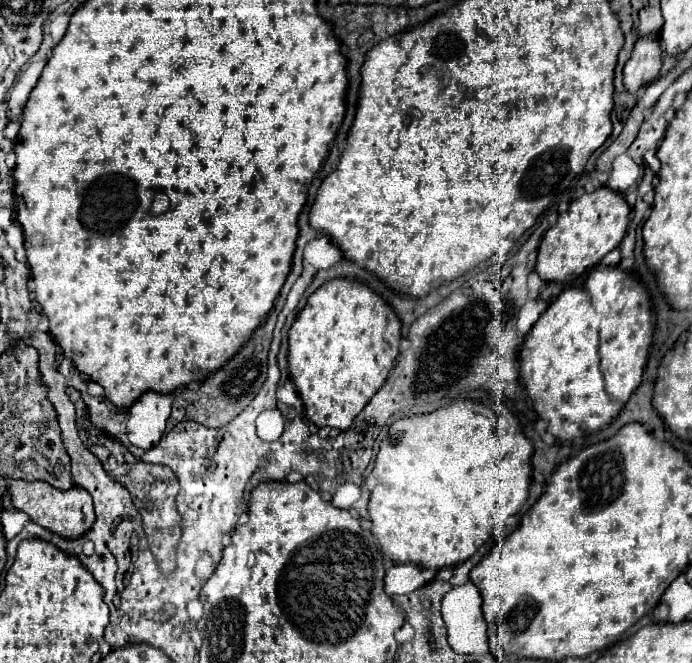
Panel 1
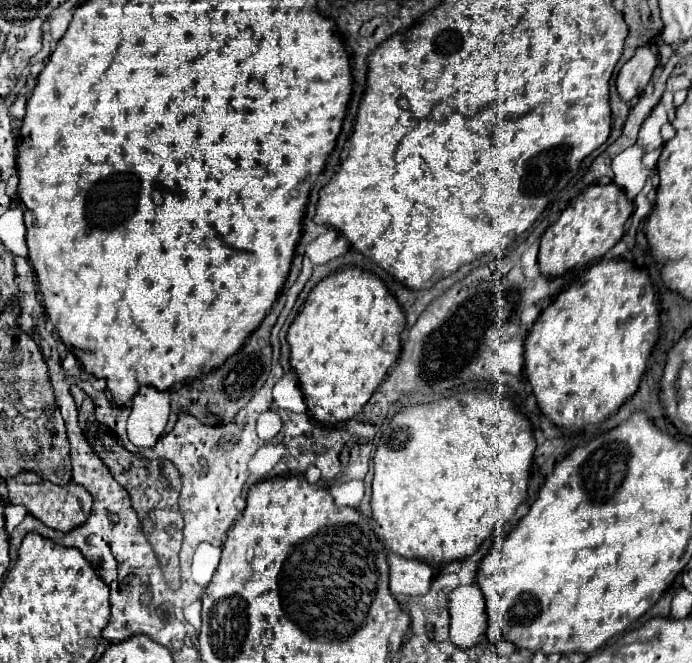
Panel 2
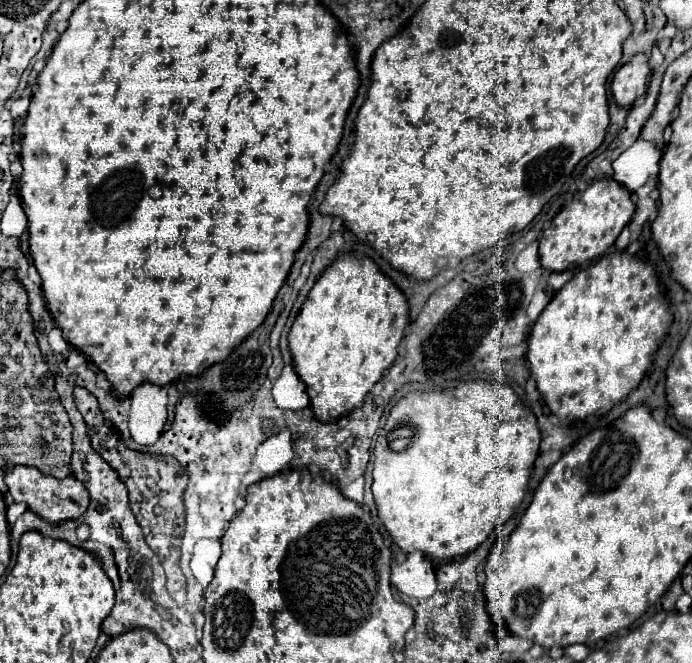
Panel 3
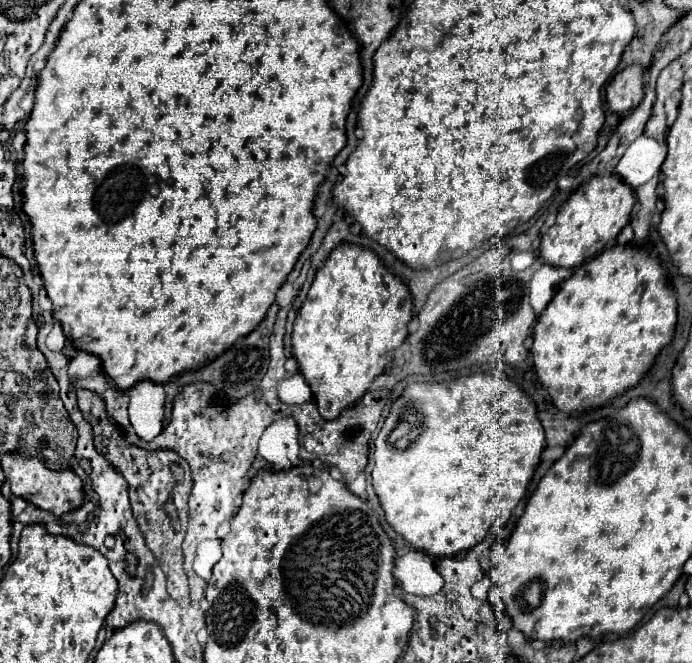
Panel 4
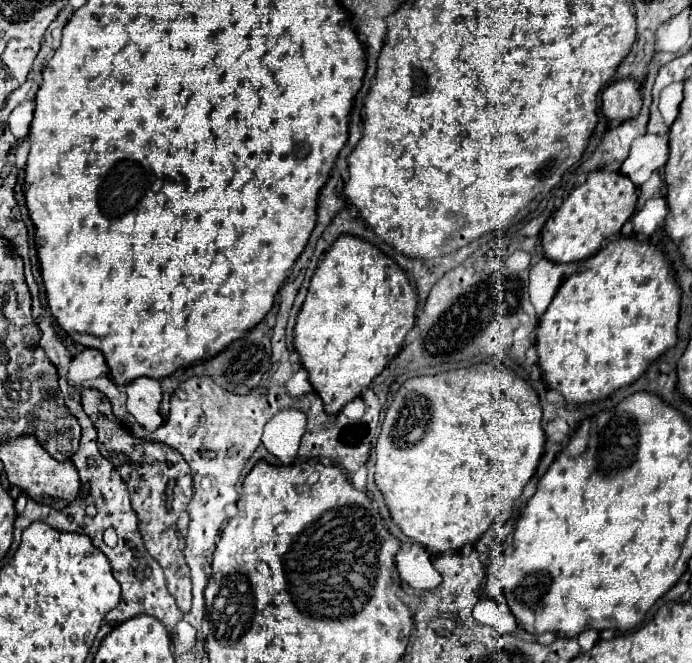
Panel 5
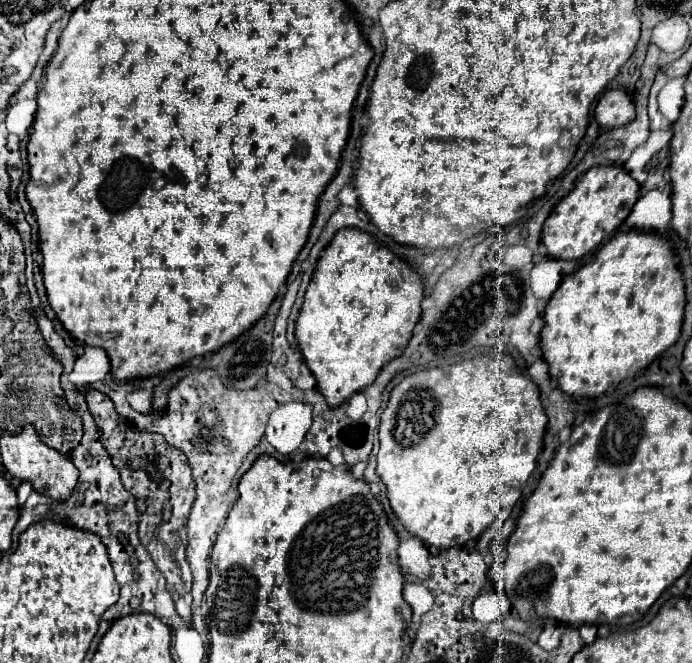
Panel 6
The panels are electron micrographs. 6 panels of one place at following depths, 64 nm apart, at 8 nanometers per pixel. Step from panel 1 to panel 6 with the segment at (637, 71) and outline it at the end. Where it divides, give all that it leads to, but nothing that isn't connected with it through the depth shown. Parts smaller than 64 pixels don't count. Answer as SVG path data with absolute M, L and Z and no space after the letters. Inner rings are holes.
M608 90L594 108L594 120L606 130L626 126L634 120L634 116L632 98L626 90Z

